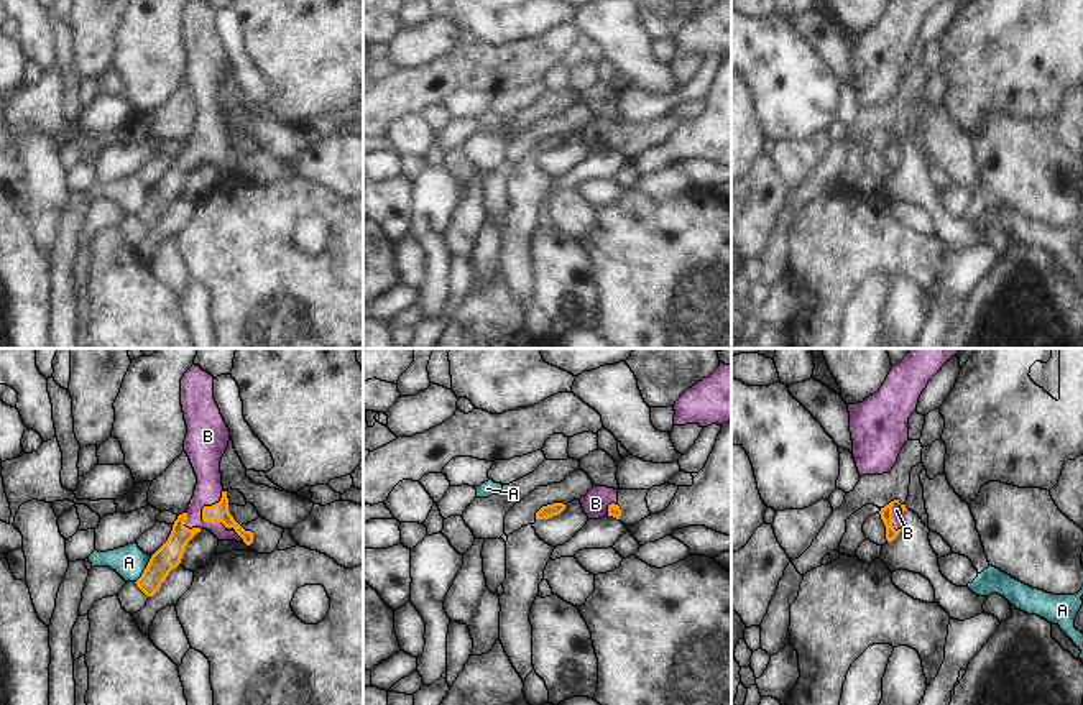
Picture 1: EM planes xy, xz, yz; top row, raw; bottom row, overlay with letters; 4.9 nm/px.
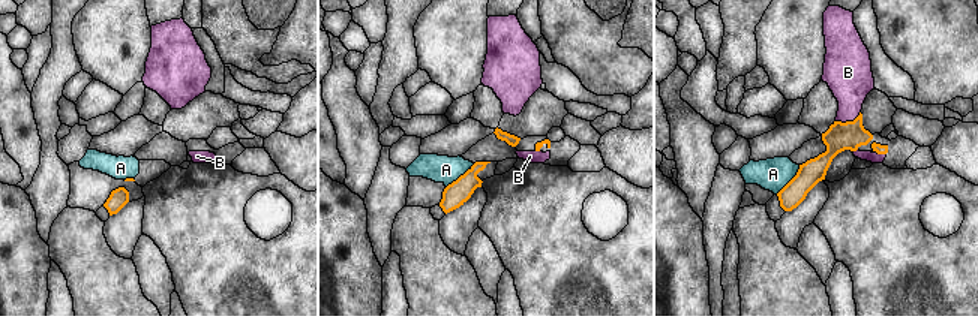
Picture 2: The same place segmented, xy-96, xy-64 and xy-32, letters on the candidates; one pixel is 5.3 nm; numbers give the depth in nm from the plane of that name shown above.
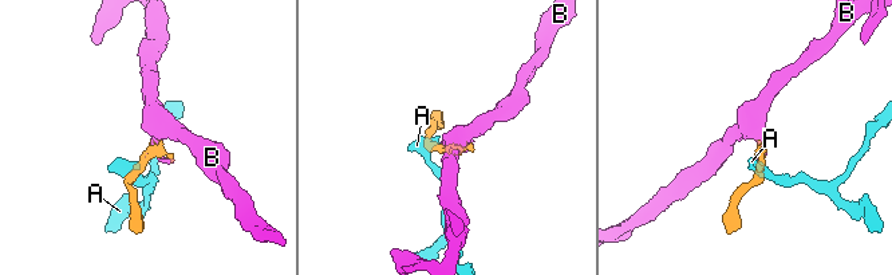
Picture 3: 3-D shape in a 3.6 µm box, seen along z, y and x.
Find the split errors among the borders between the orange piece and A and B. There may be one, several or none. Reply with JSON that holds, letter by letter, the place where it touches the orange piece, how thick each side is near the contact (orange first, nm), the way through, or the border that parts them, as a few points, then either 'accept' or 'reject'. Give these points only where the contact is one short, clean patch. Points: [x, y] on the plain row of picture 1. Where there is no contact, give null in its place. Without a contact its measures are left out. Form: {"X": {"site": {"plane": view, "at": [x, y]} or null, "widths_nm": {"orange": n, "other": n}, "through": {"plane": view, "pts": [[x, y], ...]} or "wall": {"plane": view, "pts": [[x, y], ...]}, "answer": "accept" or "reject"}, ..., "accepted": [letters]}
{"A": {"site": {"plane": "xy", "at": [145, 201]}, "widths_nm": {"orange": 120, "other": 160}, "wall": {"plane": "xy", "pts": [[152, 188], [135, 214]]}, "answer": "reject"}, "B": {"site": {"plane": "xy", "at": [207, 138]}, "widths_nm": {"orange": 100, "other": 150}, "through": {"plane": "xy", "pts": [[217, 145], [207, 138], [207, 99], [204, 87]]}, "answer": "accept"}, "accepted": ["B"]}

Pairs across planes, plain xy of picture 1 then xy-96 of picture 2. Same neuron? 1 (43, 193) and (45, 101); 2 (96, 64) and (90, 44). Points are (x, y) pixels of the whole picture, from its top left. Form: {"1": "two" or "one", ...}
{"1": "two", "2": "two"}

